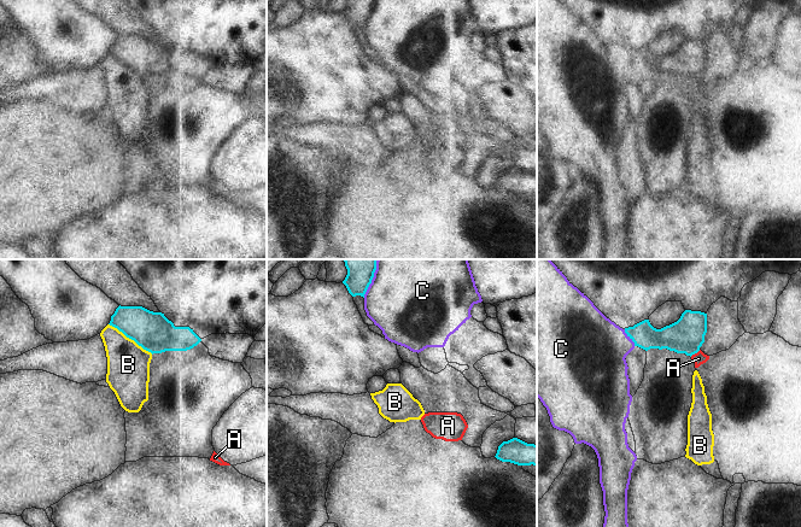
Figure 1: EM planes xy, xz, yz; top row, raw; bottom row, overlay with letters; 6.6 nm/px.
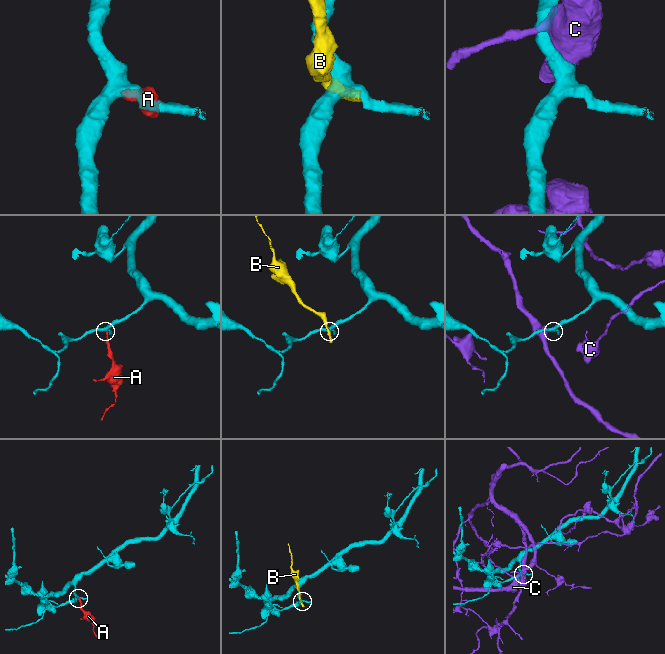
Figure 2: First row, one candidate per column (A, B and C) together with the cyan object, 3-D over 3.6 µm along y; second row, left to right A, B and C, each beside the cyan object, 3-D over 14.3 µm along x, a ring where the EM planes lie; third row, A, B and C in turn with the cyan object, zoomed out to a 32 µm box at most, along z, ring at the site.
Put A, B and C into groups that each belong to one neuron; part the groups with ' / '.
A / B / C

